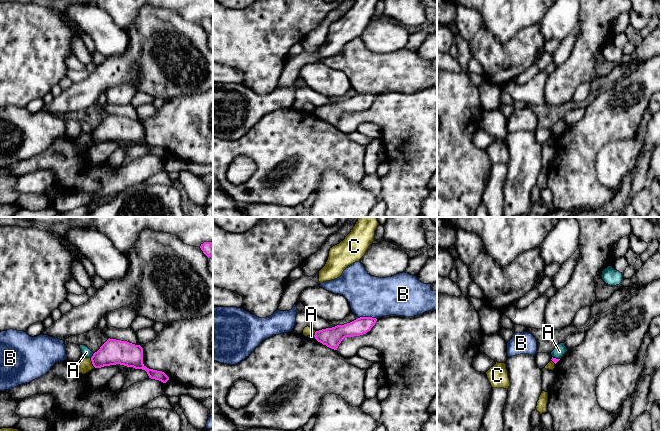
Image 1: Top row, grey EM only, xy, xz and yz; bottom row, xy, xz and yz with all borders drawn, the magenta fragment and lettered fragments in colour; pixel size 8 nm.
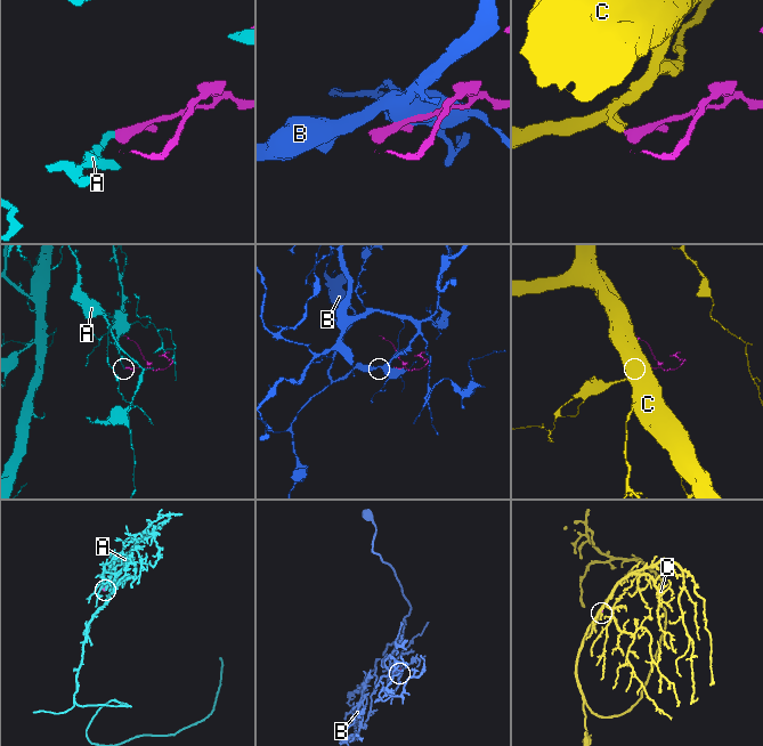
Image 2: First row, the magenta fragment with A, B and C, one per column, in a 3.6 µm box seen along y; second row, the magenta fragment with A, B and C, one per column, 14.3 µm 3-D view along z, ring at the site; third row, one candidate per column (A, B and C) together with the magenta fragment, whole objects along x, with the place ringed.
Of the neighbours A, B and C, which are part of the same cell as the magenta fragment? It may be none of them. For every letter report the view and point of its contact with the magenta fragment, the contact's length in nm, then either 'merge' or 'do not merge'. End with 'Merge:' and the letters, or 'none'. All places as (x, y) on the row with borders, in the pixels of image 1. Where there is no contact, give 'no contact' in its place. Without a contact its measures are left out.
A: contact xy (93, 355); length 50 nm; do not merge
B: contact xz (367, 317); length 150 nm; do not merge
C: contact xy (92, 362); length 80 nm; do not merge
Merge: none

